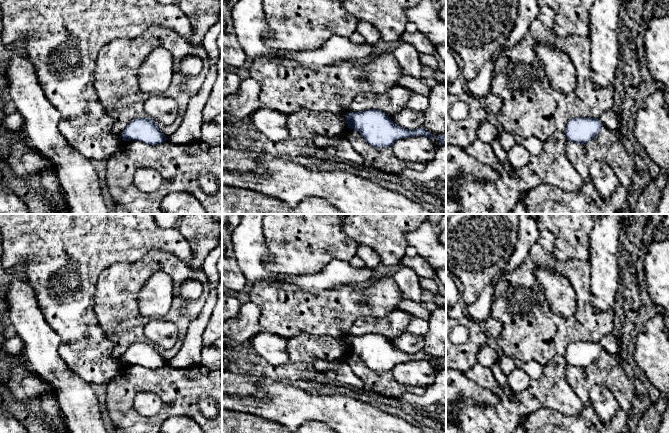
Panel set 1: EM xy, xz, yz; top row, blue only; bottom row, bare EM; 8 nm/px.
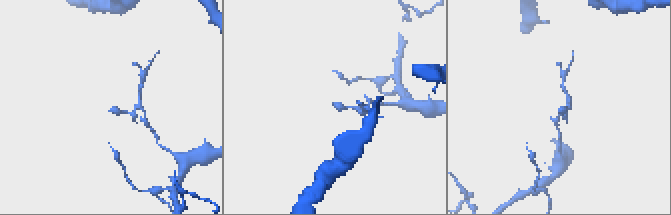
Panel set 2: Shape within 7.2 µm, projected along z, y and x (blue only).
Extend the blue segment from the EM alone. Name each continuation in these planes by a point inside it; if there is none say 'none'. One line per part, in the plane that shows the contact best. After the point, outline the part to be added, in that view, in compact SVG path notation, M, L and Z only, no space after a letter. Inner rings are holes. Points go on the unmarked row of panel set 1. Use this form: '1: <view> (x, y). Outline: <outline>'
none

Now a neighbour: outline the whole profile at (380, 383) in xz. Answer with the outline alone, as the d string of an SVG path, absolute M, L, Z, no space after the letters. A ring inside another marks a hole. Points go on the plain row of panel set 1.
M347 352L347 365L362 380L363 389L367 392L373 392L390 399L396 399L405 394L420 396L426 393L426 387L406 386L397 382L392 371L372 371L359 356L353 353Z

